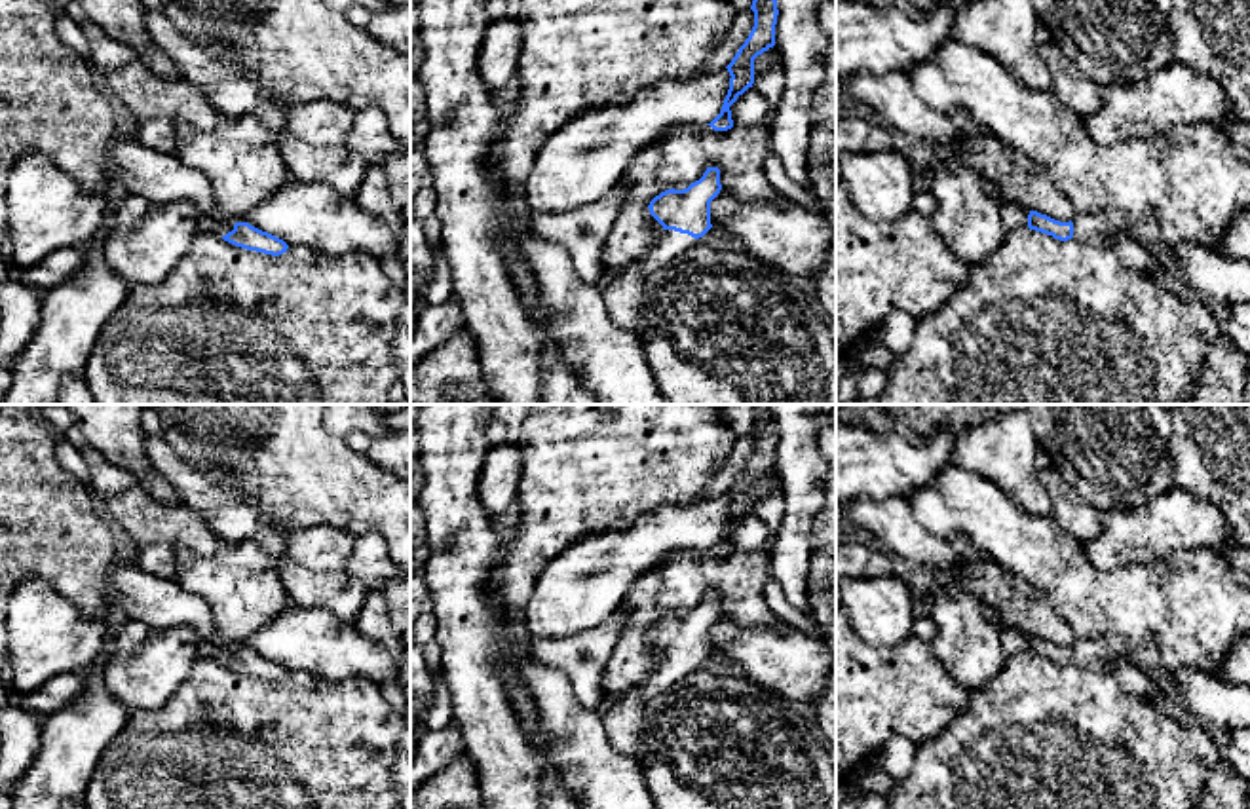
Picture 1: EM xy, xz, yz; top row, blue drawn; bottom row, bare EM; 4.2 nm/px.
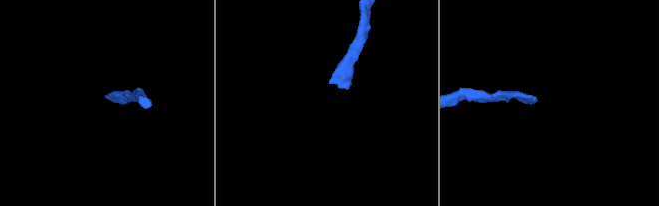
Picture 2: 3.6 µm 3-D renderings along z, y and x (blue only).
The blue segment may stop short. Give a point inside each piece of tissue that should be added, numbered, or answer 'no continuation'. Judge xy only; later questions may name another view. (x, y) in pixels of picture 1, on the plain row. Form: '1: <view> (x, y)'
1: xy (217, 650)

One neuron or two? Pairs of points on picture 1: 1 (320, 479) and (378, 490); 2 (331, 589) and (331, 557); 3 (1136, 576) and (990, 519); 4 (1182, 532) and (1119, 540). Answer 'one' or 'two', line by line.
1: one
2: two
3: one
4: one

